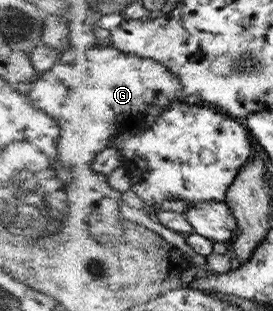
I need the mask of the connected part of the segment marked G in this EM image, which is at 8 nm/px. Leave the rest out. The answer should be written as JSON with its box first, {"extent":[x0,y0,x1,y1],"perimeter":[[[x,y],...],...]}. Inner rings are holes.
{"extent":[25,44,185,167],"perimeter":[[[100,44],[92,49],[67,49],[62,51],[60,57],[55,61],[55,64],[41,76],[37,76],[31,84],[30,91],[25,95],[27,100],[33,104],[35,108],[39,108],[43,113],[47,114],[49,117],[53,118],[55,122],[59,124],[61,129],[61,135],[57,140],[57,160],[64,164],[64,167],[71,167],[77,165],[91,165],[95,159],[98,158],[99,153],[108,150],[110,147],[114,146],[114,138],[117,135],[125,133],[131,134],[131,132],[136,132],[137,130],[142,130],[146,126],[153,126],[157,123],[157,120],[173,103],[183,99],[181,94],[185,92],[185,86],[182,82],[179,82],[177,75],[173,74],[169,70],[168,66],[165,66],[162,62],[155,60],[154,58],[143,58],[139,55],[132,55],[131,53],[123,52],[122,50],[116,49],[110,44]]]}

